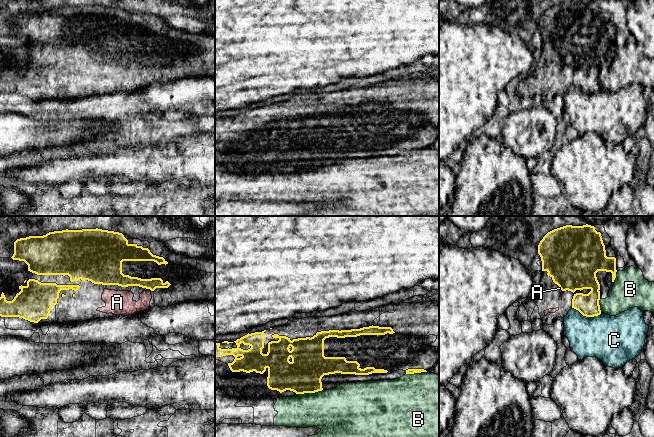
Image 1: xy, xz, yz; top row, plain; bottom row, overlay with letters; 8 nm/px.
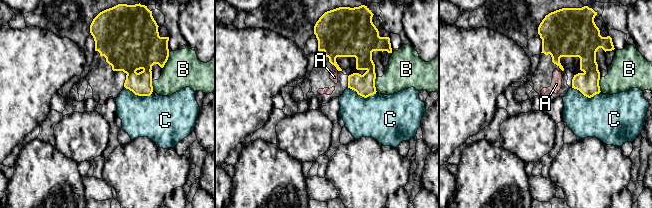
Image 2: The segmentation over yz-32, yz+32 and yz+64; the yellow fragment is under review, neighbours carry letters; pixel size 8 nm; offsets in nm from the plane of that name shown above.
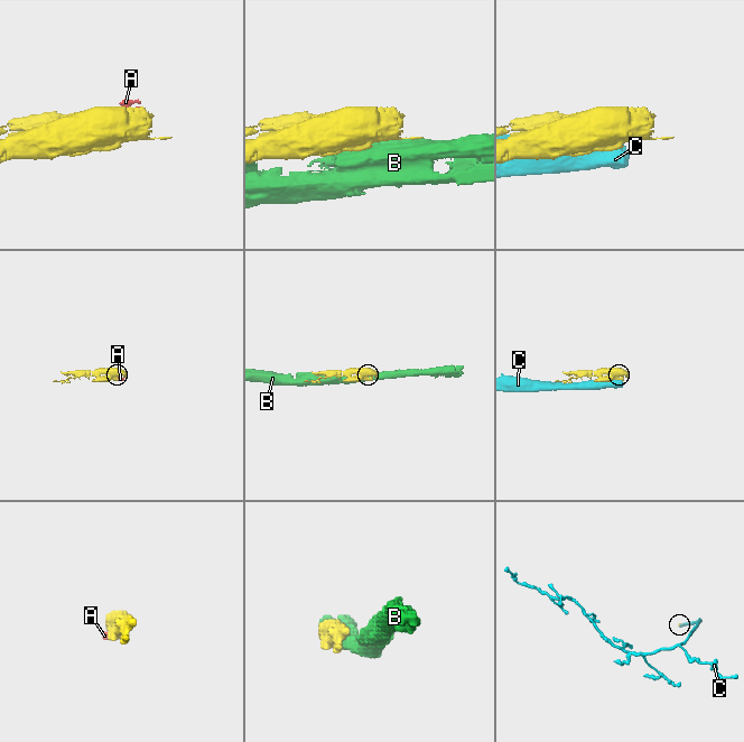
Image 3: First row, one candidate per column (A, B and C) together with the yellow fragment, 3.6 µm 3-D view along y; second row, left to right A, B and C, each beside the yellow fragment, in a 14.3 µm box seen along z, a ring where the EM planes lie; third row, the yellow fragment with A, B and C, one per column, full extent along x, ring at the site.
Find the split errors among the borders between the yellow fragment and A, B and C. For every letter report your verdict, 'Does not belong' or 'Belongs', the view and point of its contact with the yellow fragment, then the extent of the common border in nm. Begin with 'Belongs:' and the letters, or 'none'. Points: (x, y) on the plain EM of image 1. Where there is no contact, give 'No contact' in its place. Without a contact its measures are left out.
Belongs: A
A: Belongs. Touches yellow at yz (561, 65). Shared border 40 nm
B: Does not belong. Touches yellow at xz (309, 168). Shared border 220 nm
C: Does not belong. Touches yellow at yz (586, 92). Shared border 240 nm

